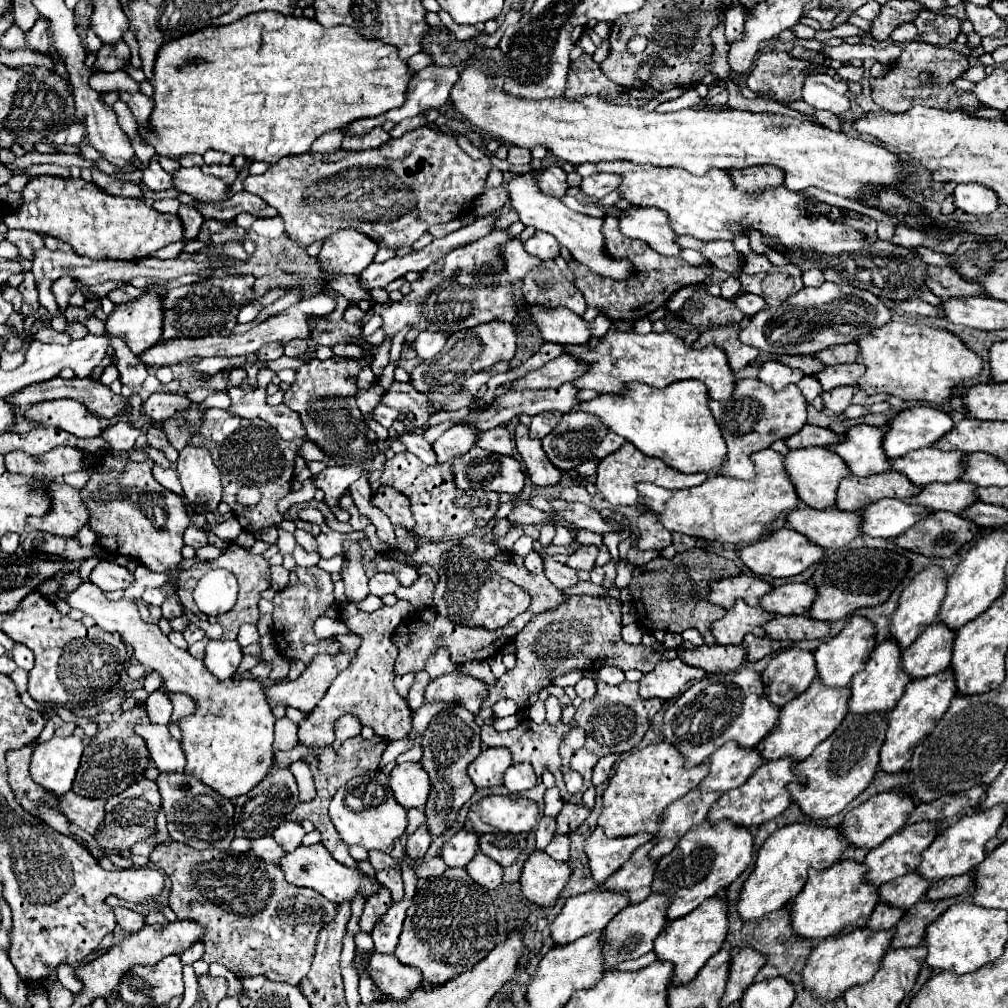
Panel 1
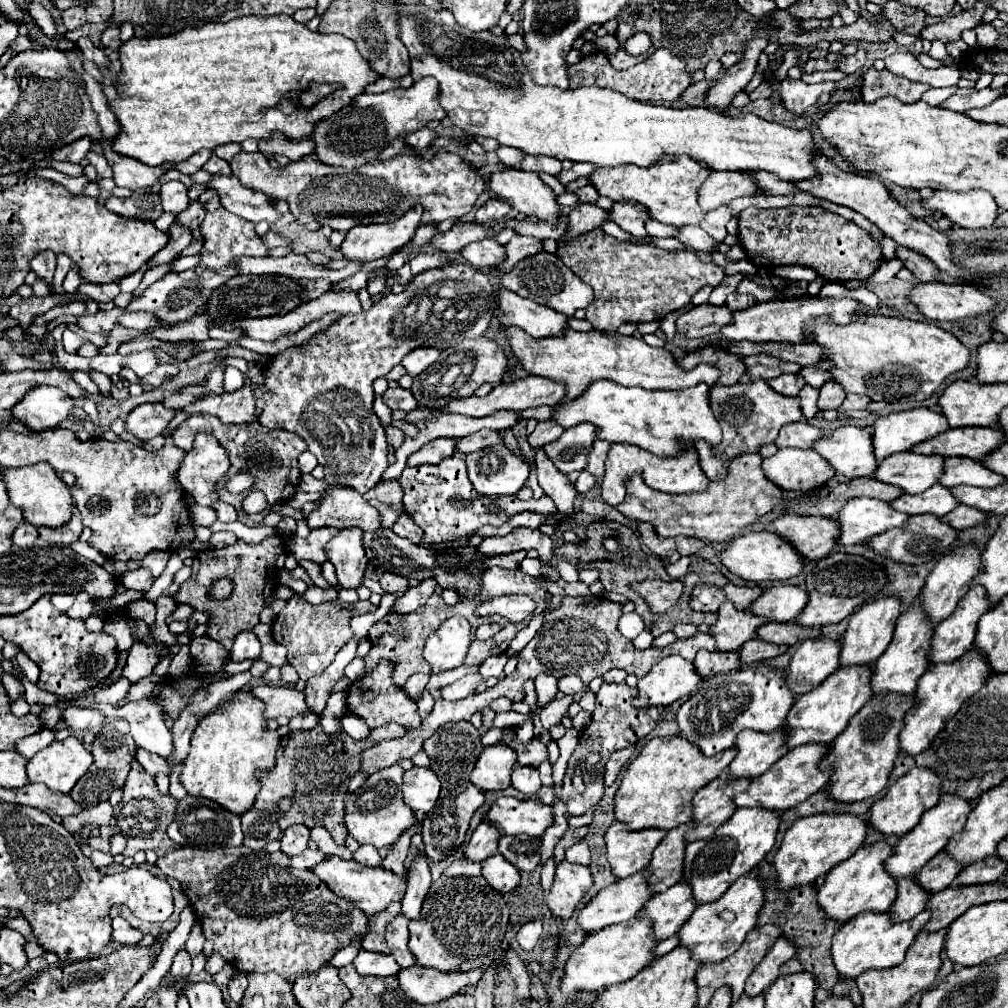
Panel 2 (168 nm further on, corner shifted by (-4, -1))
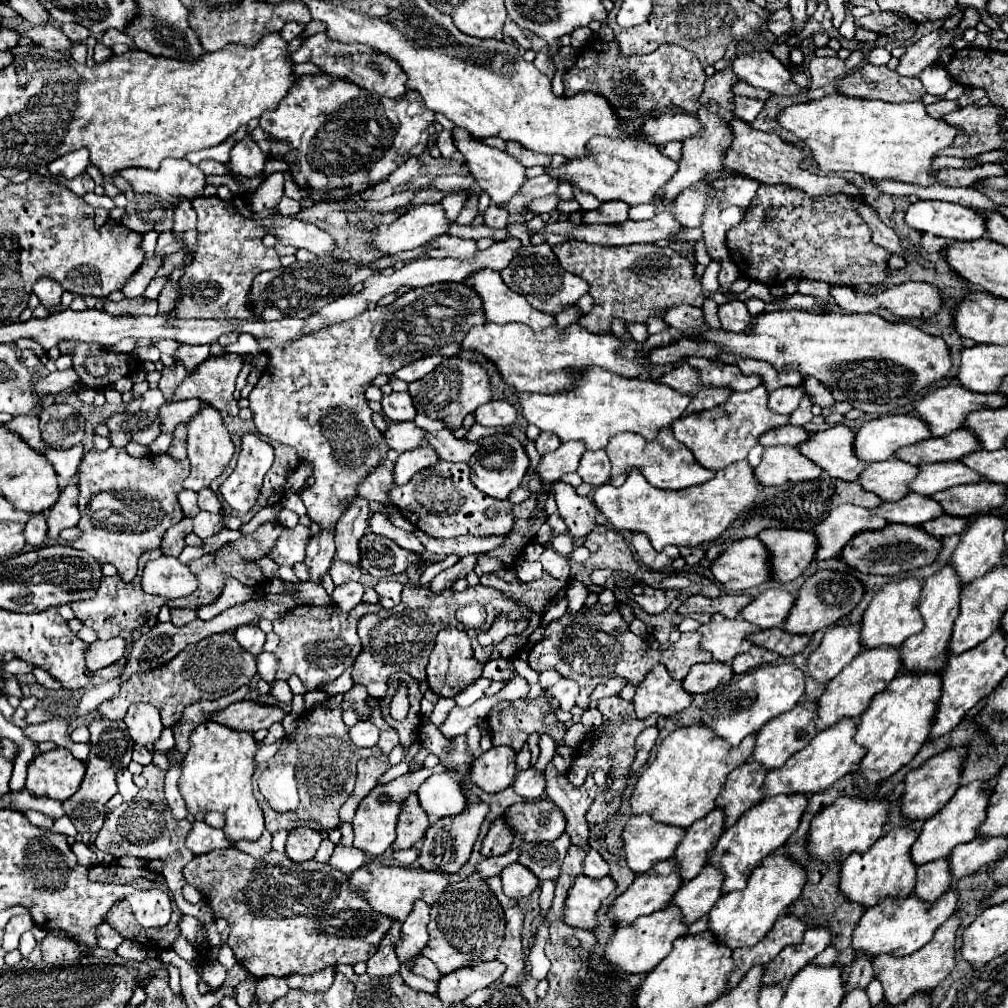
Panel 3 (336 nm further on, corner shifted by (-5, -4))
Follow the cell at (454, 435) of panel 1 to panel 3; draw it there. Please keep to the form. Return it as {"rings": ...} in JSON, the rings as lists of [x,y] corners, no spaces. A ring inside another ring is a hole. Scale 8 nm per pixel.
{"rings":[[[422,446],[418,450],[410,450],[406,454],[400,454],[400,458],[394,464],[394,484],[406,484],[416,472],[438,464],[440,458],[430,450],[430,446]]]}

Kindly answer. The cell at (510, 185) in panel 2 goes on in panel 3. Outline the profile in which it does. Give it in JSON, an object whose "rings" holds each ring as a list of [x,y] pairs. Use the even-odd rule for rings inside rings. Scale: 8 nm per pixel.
{"rings":[[[454,128],[452,136],[454,136],[454,140],[456,140],[458,150],[460,150],[460,152],[464,154],[464,158],[466,158],[466,164],[468,164],[468,168],[470,168],[470,174],[476,178],[478,186],[492,198],[492,204],[496,204],[496,206],[508,204],[510,198],[512,198],[514,194],[518,194],[520,188],[522,188],[522,184],[526,182],[526,168],[524,168],[516,158],[508,156],[506,152],[500,152],[498,148],[490,148],[490,146],[486,146],[484,142],[474,140],[474,138],[472,138],[466,130],[462,130],[462,128]]]}

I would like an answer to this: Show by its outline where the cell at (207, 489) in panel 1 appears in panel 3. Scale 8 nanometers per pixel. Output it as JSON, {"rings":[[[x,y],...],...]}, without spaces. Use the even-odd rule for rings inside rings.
{"rings":[[[214,406],[202,408],[190,422],[188,422],[188,460],[190,460],[190,476],[184,480],[184,488],[200,492],[208,488],[214,478],[218,478],[226,466],[230,464],[234,454],[234,444],[228,436],[226,426],[222,424],[222,416]]]}

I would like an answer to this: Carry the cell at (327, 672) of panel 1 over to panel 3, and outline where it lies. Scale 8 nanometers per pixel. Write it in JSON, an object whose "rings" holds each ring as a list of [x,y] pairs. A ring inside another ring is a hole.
{"rings":[[[242,700],[236,704],[230,704],[222,712],[212,714],[214,722],[220,722],[224,726],[236,728],[236,730],[262,730],[270,728],[274,722],[282,722],[286,716],[282,706],[272,706],[272,704],[260,704],[254,700]]]}

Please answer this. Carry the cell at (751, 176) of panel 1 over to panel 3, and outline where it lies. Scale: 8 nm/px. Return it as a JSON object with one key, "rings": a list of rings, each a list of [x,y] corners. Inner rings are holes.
{"rings":[[[696,182],[694,186],[688,186],[686,190],[682,190],[682,194],[678,194],[676,198],[676,208],[674,208],[676,220],[686,228],[700,226],[702,210],[706,206],[708,194],[710,194],[708,182]]]}

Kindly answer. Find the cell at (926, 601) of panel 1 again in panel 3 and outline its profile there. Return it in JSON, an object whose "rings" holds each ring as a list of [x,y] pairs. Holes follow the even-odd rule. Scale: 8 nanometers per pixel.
{"rings":[[[982,514],[960,536],[960,544],[956,546],[956,550],[950,558],[950,566],[956,570],[956,576],[958,576],[962,588],[968,586],[972,580],[982,578],[992,566],[998,566],[1002,562],[1002,552],[1004,552],[1004,538],[1002,536],[1004,536],[1004,530],[1006,530],[1006,522],[1002,518],[992,516],[992,514]]]}

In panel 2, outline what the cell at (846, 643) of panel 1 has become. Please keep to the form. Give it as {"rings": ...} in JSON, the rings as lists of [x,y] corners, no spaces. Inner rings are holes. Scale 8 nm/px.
{"rings":[[[881,597],[861,605],[849,619],[849,627],[843,635],[843,651],[841,651],[841,667],[845,665],[867,665],[875,663],[887,649],[893,637],[895,621],[901,615],[899,597]]]}

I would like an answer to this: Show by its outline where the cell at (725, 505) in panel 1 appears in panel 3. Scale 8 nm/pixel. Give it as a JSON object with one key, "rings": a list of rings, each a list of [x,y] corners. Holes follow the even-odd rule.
{"rings":[[[748,460],[734,462],[716,472],[716,478],[686,490],[660,490],[648,484],[648,480],[634,468],[620,488],[602,484],[594,490],[594,504],[610,520],[616,530],[644,532],[654,550],[662,550],[668,544],[674,546],[700,546],[722,536],[744,512],[748,512],[760,494],[760,482],[754,476]]]}

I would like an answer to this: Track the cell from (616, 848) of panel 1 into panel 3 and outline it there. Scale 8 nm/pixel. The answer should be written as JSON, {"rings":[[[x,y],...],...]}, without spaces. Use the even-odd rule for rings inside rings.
{"rings":[[[648,814],[632,816],[622,830],[622,850],[628,868],[634,874],[644,874],[656,862],[672,858],[684,834],[686,830],[654,822]]]}

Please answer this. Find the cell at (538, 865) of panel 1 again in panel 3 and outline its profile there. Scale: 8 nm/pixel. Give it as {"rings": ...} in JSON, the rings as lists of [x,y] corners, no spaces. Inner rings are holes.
{"rings":[[[580,874],[574,878],[574,884],[568,890],[566,902],[564,902],[564,922],[574,928],[582,930],[594,930],[596,926],[596,910],[600,908],[600,902],[612,894],[614,880],[610,876],[606,878],[586,878]]]}

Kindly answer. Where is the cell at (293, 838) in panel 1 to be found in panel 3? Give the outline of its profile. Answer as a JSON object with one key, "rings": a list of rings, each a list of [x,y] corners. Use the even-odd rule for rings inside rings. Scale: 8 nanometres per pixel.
{"rings":[[[294,828],[288,834],[288,842],[286,842],[286,854],[292,862],[304,862],[304,860],[312,860],[318,846],[322,842],[322,836],[318,830],[312,828]]]}

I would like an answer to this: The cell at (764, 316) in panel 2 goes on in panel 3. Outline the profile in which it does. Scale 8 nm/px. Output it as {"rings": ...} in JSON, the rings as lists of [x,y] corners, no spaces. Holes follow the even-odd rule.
{"rings":[[[732,300],[720,306],[718,310],[720,322],[724,330],[734,330],[734,332],[742,332],[742,330],[750,330],[750,322],[756,318],[748,312],[748,308],[744,306],[744,302],[740,300]]]}

